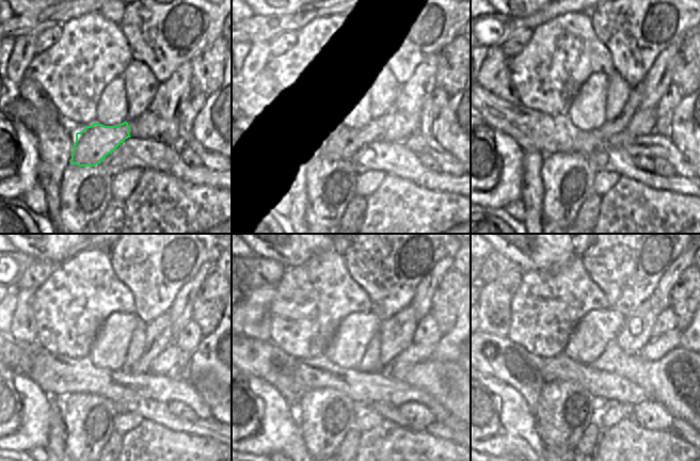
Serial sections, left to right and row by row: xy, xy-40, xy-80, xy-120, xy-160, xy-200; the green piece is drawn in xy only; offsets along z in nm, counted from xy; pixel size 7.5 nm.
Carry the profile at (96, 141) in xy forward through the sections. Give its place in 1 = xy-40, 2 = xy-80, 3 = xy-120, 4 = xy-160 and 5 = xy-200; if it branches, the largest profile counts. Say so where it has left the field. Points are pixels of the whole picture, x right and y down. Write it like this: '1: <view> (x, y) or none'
1: xy-40 (341, 143)
2: xy-80 (607, 129)
3: xy-120 (158, 331)
4: xy-160 (396, 334)
5: xy-200 (635, 333)

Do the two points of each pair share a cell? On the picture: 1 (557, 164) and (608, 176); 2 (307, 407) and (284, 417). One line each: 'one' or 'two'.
1: two
2: two

